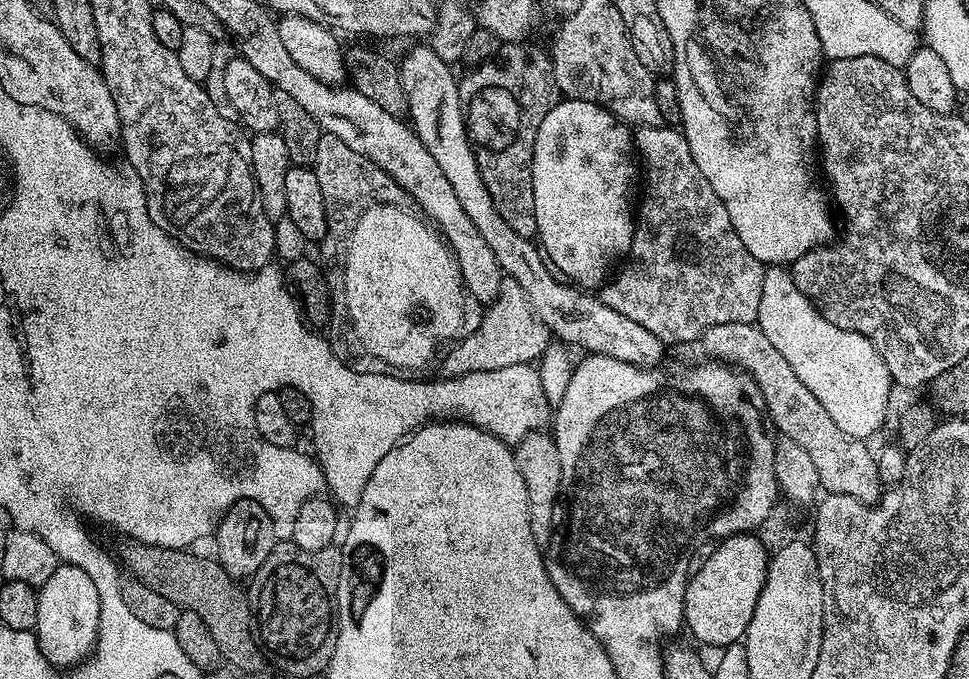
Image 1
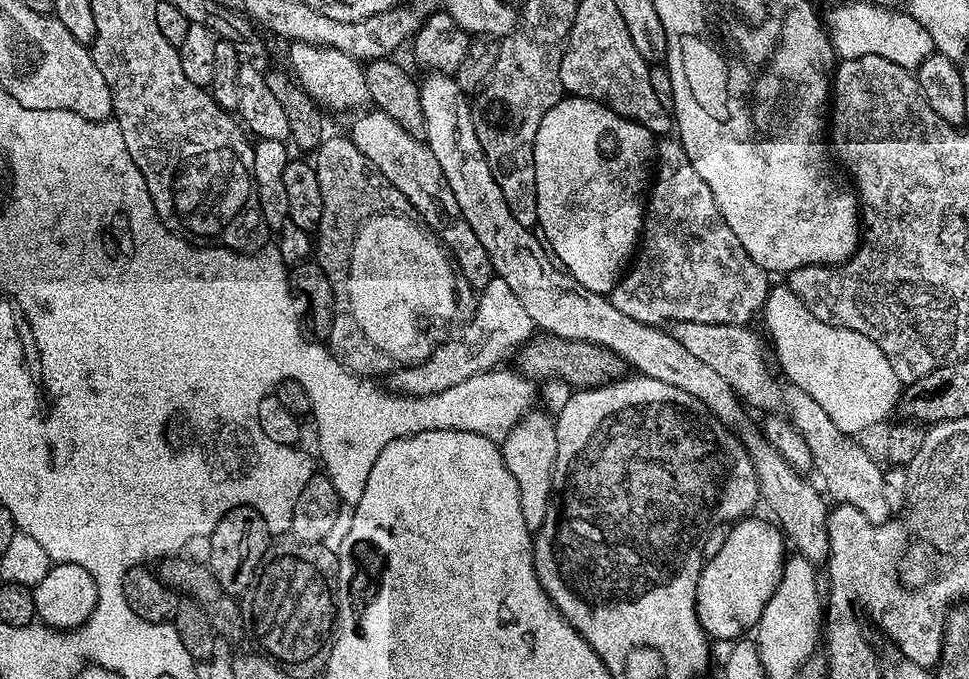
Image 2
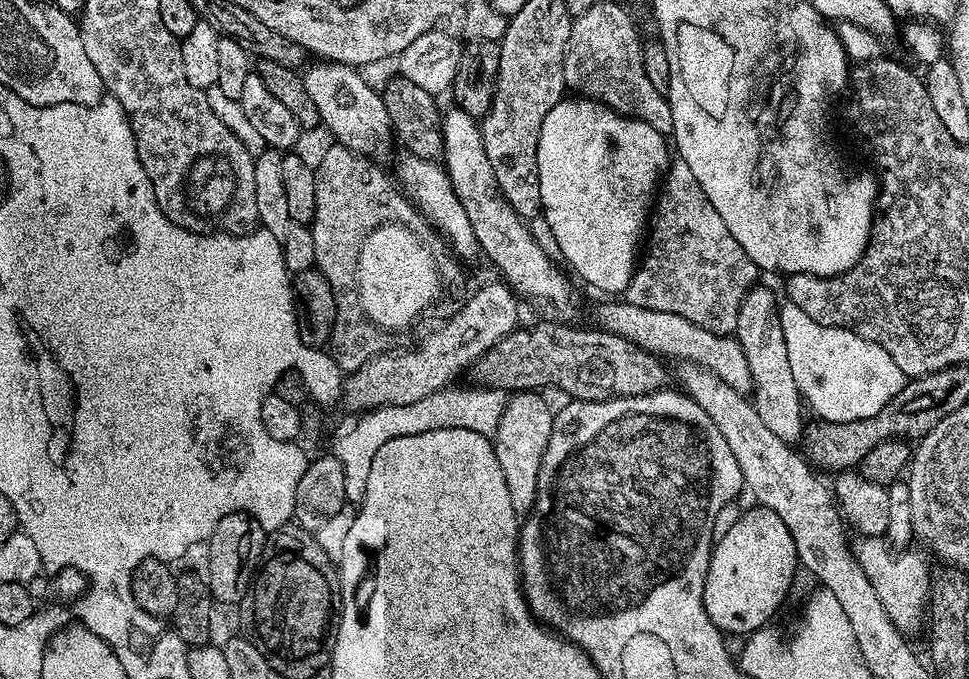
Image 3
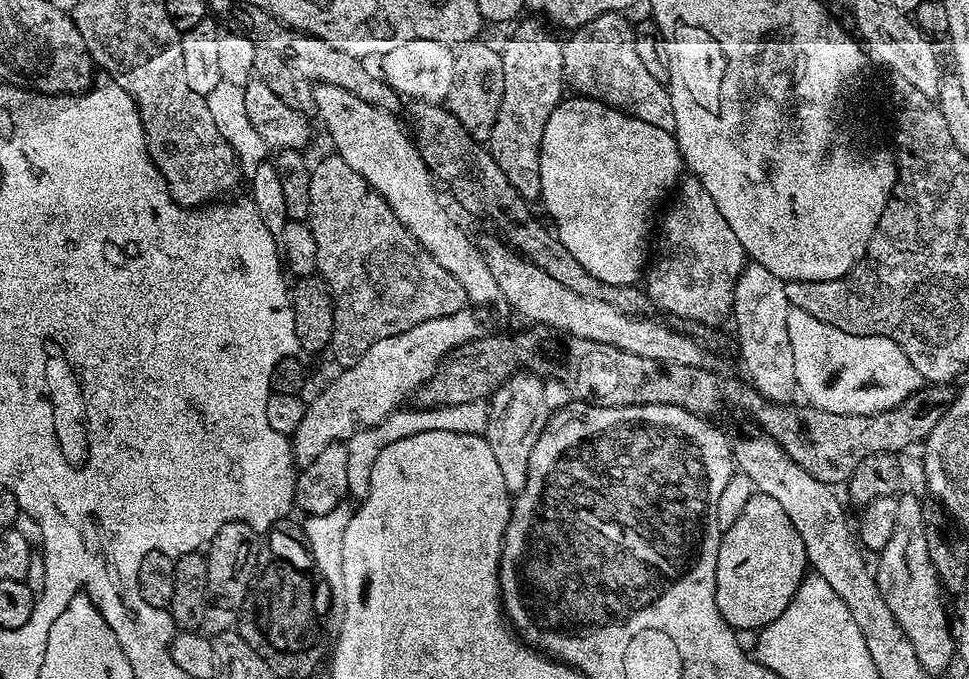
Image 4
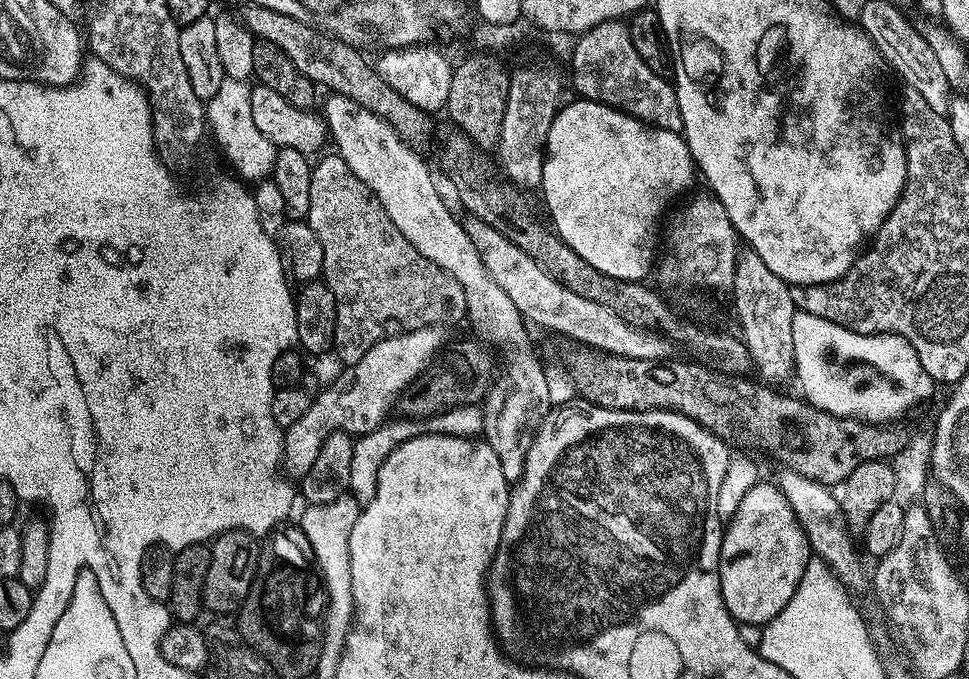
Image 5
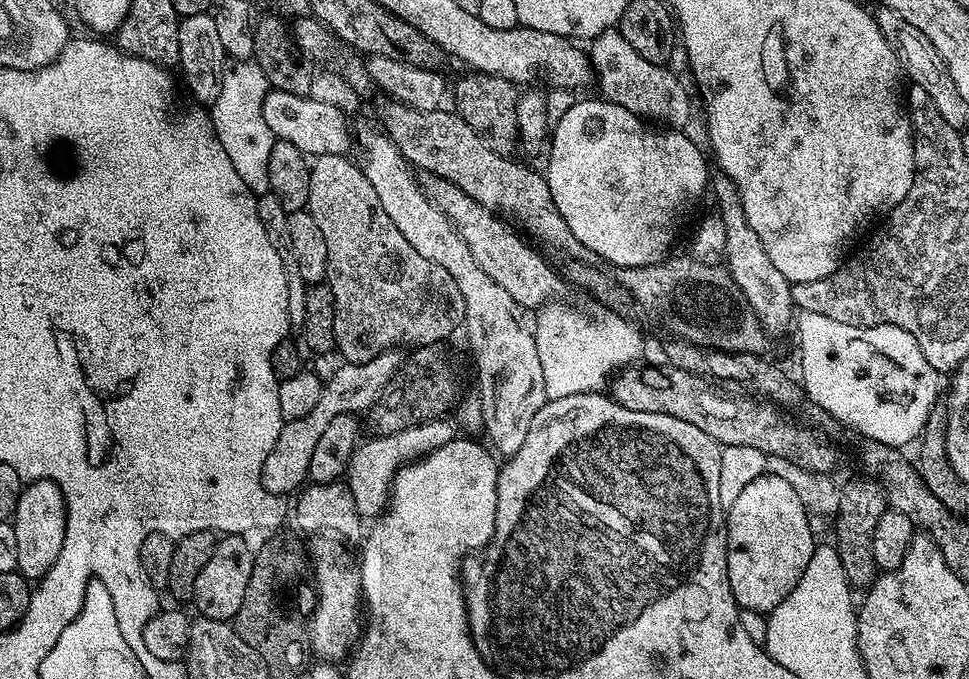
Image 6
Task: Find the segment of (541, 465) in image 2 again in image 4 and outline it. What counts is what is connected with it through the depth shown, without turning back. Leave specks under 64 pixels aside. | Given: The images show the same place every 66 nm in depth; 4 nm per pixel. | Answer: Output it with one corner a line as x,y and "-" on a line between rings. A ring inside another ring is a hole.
521,370
512,375
490,398
488,404
488,425
484,439
502,469
502,482
506,482
509,494
520,492
526,486
530,470
530,454
534,454
534,442
543,434
548,424
550,409
546,406
545,381
536,373

